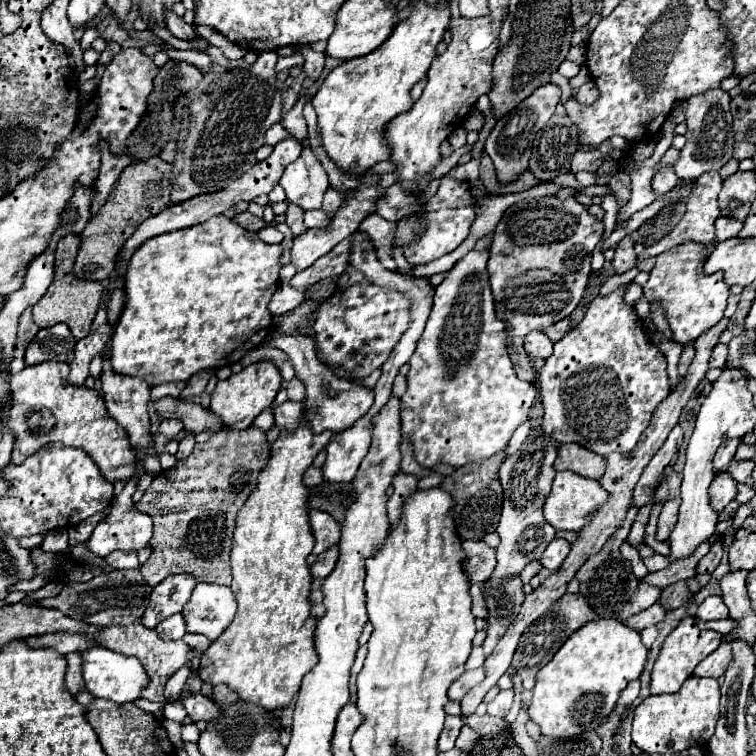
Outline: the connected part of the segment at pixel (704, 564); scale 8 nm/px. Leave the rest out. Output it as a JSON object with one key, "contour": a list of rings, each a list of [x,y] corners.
{"contour":[[[715,540],[711,552],[709,552],[701,562],[699,562],[697,574],[711,574],[711,572],[719,566],[721,556],[723,556],[723,540]]]}

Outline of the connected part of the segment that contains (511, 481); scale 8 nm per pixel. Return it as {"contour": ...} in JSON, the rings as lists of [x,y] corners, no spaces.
{"contour":[[[537,426],[529,432],[523,446],[503,462],[499,478],[505,492],[505,502],[497,526],[501,544],[497,548],[497,568],[493,572],[491,586],[499,586],[505,576],[515,576],[531,560],[541,558],[547,544],[555,538],[555,528],[543,518],[543,504],[547,494],[551,492],[551,482],[557,474],[553,468],[555,458],[557,458],[557,442],[549,440],[541,432],[541,426]]]}

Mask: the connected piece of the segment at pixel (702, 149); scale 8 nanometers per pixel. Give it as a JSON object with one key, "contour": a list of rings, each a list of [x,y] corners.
{"contour":[[[721,88],[695,94],[687,98],[685,108],[685,122],[687,122],[687,144],[683,146],[677,164],[673,170],[677,178],[699,178],[703,172],[719,170],[733,158],[733,128],[731,128],[731,112],[729,112],[729,94]]]}

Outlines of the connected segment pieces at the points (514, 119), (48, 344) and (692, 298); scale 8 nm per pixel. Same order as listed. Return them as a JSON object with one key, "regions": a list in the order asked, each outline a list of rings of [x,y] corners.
{"regions":[[[[545,84],[541,88],[537,88],[525,102],[521,102],[511,114],[503,116],[497,120],[495,128],[491,130],[487,142],[485,142],[485,152],[489,154],[489,158],[495,164],[495,172],[497,172],[497,180],[501,184],[511,184],[515,182],[525,170],[529,170],[529,156],[533,154],[533,142],[537,132],[549,122],[549,118],[555,112],[555,106],[559,104],[561,98],[561,90],[555,84]]],[[[55,324],[51,328],[43,328],[29,342],[25,350],[25,364],[33,366],[45,360],[69,362],[73,358],[75,338],[67,324]]],[[[685,242],[677,248],[671,248],[669,252],[659,254],[649,282],[643,288],[643,294],[649,302],[659,302],[663,306],[669,328],[673,332],[673,342],[693,342],[723,318],[729,286],[723,282],[721,274],[703,274],[703,262],[713,248],[715,244],[711,248],[705,248],[695,242]]]]}

